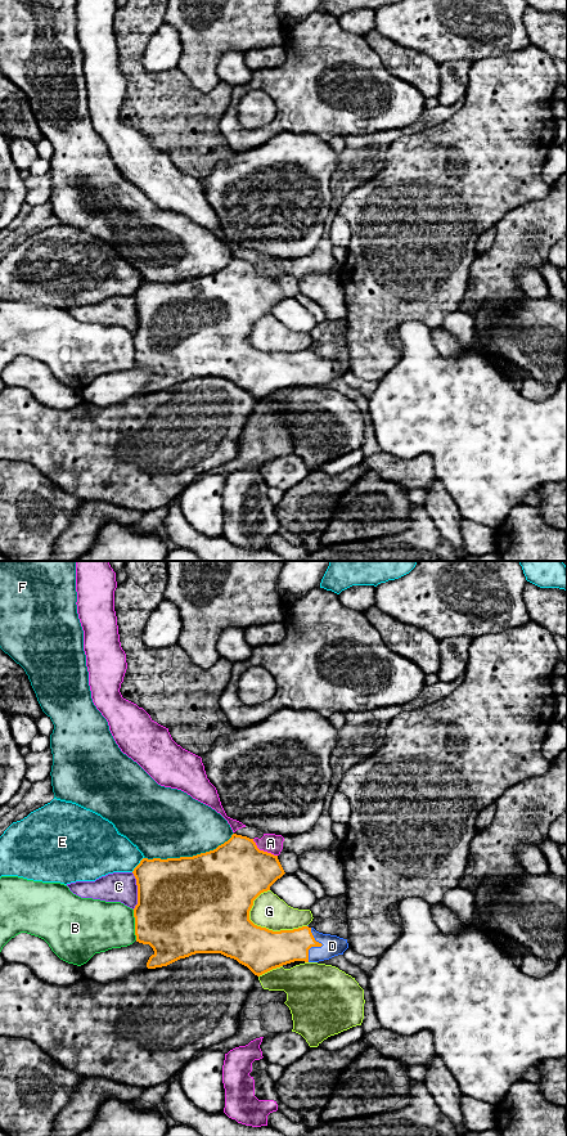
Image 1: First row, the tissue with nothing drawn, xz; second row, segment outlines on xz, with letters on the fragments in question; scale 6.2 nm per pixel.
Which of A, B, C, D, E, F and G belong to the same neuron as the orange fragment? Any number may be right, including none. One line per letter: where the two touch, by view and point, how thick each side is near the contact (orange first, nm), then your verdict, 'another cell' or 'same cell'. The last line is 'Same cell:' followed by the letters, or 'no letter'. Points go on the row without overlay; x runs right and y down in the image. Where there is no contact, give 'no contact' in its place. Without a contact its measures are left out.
A: meets orange in xz at (262, 274); 400 nm thick on the orange side, 120 nm on the other; another cell
B: meets orange in xz at (135, 349); 480 nm thick on the orange side, 320 nm on the other; another cell
C: meets orange in xz at (138, 314); 500 nm thick on the orange side, 190 nm on the other; another cell
D: meets orange in xz at (318, 369); 220 nm thick on the orange side, 130 nm on the other; same cell
E: meets orange in xz at (138, 288); 400 nm thick on the orange side, 300 nm on the other; another cell
F: meets orange in xz at (189, 281); 500 nm thick on the orange side, 440 nm on the other; another cell
G: meets orange in xz at (274, 355); 280 nm thick on the orange side, 220 nm on the other; another cell
Same cell: D

